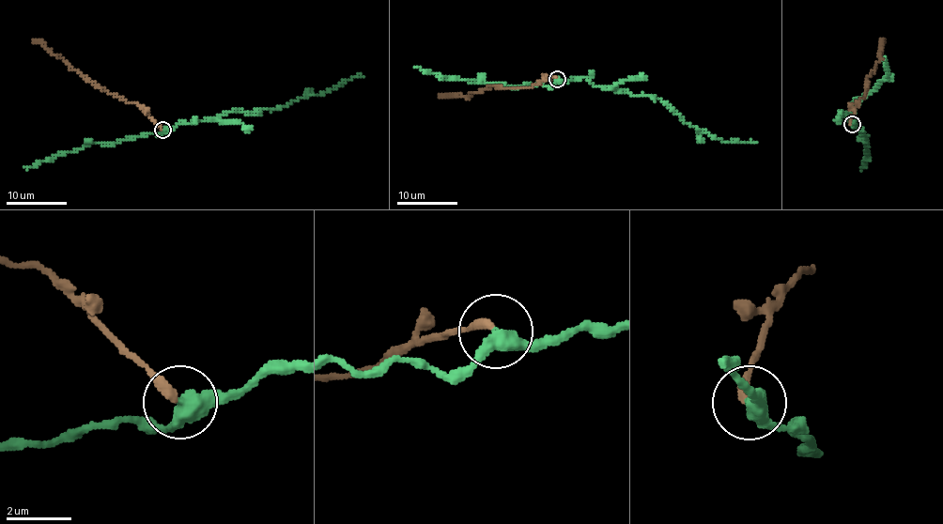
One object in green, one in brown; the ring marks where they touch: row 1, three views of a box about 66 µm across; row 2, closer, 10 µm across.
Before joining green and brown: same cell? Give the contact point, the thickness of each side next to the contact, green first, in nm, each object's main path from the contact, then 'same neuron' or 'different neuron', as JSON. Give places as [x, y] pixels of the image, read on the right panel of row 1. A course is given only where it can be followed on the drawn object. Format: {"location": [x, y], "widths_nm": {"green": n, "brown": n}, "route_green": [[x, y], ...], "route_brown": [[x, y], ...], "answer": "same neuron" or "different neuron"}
{"location": [852, 124], "widths_nm": {"green": 440, "brown": 320}, "route_green": [[852, 123], [846, 115], [852, 113], [857, 99], [872, 93], [886, 76], [885, 60]], "route_brown": [[851, 123], [855, 107], [868, 91], [868, 77], [881, 54], [882, 40]], "answer": "different neuron"}

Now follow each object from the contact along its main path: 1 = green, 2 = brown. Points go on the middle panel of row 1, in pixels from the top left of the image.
1: (558, 79), (587, 78), (595, 85), (634, 96), (651, 95), (716, 138), (757, 143)
2: (556, 78), (542, 80), (533, 86), (486, 86), (466, 96), (439, 95)

